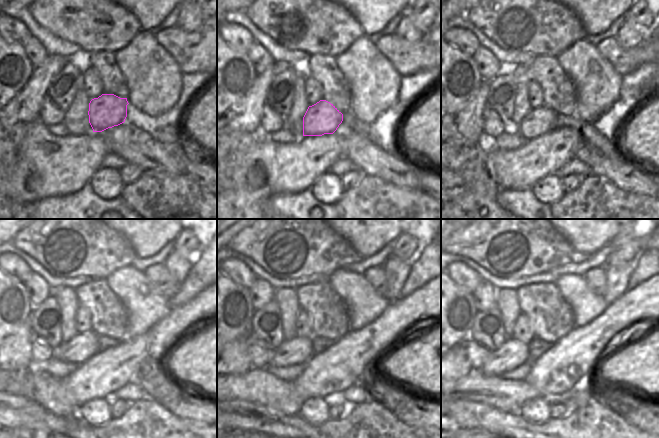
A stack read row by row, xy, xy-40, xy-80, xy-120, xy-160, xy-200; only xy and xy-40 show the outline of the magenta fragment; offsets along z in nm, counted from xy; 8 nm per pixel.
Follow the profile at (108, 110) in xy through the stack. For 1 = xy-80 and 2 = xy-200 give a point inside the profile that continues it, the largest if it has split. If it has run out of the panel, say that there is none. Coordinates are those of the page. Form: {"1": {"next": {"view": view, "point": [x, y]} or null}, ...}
{"1": {"next": {"view": "xy-80", "point": [539, 121]}}, "2": {"next": {"view": "xy-200", "point": [513, 353]}}}

